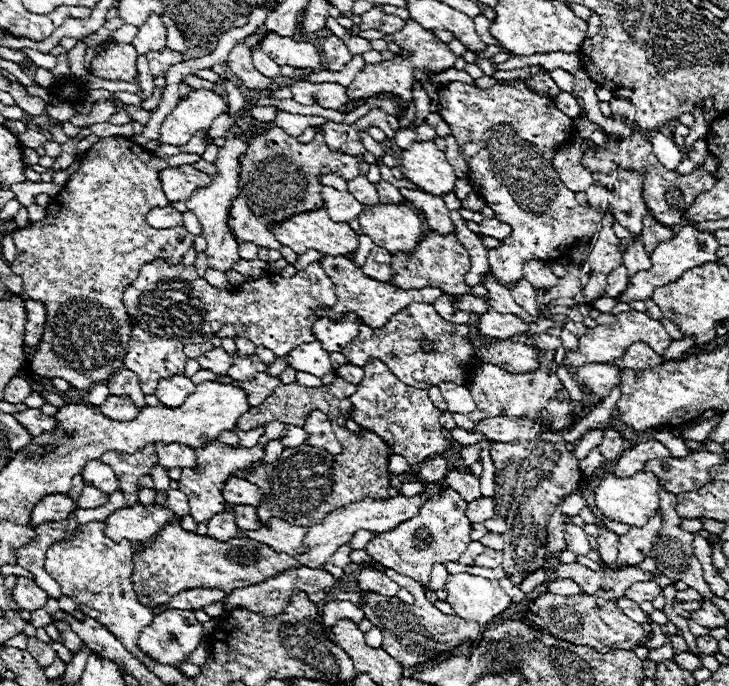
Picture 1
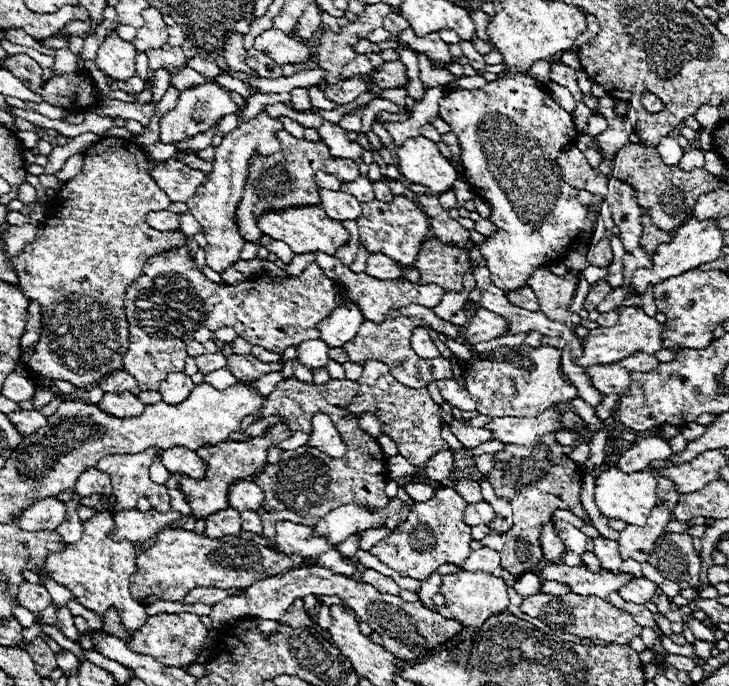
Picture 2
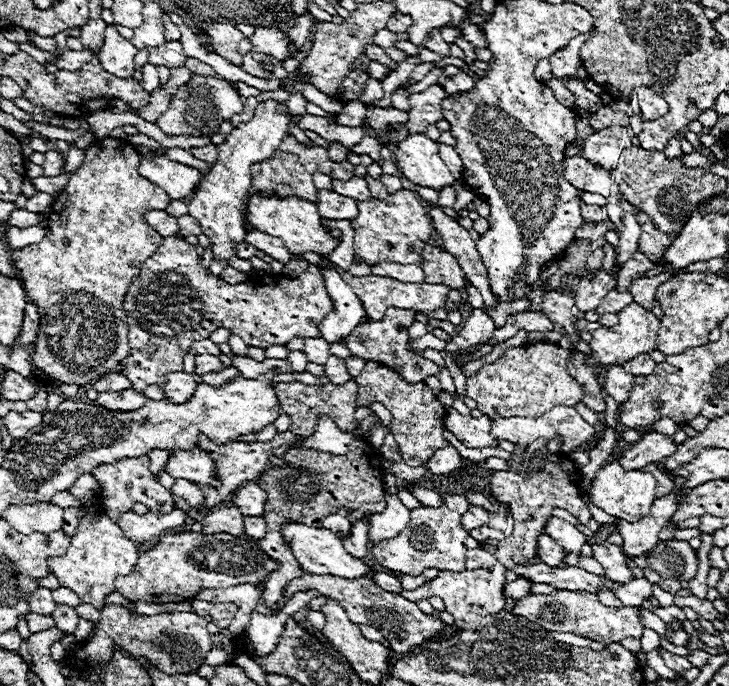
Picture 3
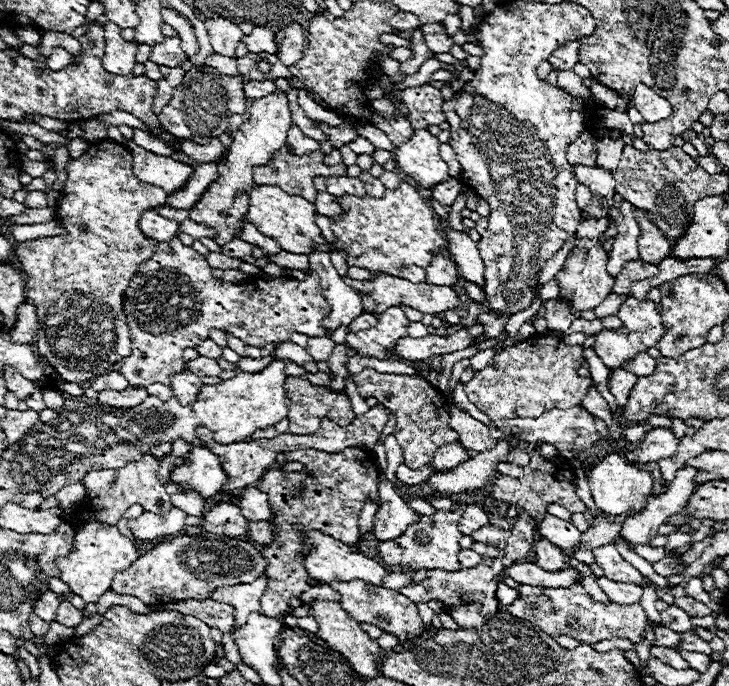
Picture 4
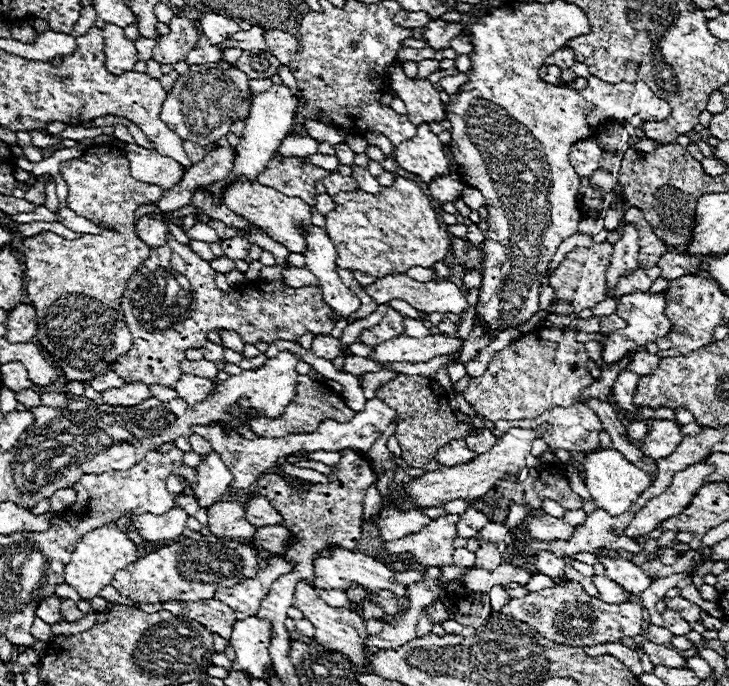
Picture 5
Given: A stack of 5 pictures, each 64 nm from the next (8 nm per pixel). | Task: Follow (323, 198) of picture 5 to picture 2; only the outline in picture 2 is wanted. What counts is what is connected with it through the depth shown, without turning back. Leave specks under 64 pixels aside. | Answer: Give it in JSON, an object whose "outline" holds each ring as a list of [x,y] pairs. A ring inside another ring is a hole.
{"outline":[[[320,188],[320,200],[322,200],[320,206],[324,208],[328,218],[332,218],[332,220],[340,220],[340,222],[356,220],[362,214],[360,202],[354,196],[340,192],[340,190]]]}

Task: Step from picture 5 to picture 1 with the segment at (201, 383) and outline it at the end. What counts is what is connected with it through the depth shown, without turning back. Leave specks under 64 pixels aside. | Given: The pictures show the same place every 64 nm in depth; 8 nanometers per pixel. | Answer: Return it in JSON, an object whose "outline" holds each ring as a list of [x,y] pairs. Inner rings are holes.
{"outline":[[[172,376],[172,380],[160,380],[154,396],[160,400],[160,404],[164,404],[168,408],[178,408],[180,404],[184,404],[184,398],[194,392],[194,388],[196,386],[192,384],[190,378]]]}

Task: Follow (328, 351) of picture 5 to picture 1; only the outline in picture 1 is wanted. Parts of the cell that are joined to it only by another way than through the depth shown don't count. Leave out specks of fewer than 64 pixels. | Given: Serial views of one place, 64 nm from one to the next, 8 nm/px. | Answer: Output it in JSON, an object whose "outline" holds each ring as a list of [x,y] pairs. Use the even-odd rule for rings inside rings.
{"outline":[[[314,340],[312,344],[302,344],[300,348],[294,348],[288,354],[288,366],[294,368],[296,372],[308,372],[318,378],[332,372],[328,352],[324,352],[324,348],[318,340]]]}

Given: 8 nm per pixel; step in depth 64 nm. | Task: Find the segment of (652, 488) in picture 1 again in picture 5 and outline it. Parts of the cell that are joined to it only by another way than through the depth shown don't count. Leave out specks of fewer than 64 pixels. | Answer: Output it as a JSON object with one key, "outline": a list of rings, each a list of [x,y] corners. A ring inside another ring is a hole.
{"outline":[[[612,448],[588,454],[582,460],[582,472],[584,472],[584,482],[590,490],[594,504],[612,516],[624,514],[632,506],[632,502],[636,502],[638,496],[652,484],[650,476],[644,470],[636,468],[618,450],[612,450]]]}

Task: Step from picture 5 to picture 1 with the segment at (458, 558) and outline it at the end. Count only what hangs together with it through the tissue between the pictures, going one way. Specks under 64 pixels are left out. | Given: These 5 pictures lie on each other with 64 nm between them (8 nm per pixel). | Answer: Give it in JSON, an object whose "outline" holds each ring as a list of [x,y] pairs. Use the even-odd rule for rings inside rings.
{"outline":[[[484,550],[484,554],[480,554],[476,558],[476,566],[486,566],[486,568],[496,568],[503,562],[503,552],[500,550]]]}

